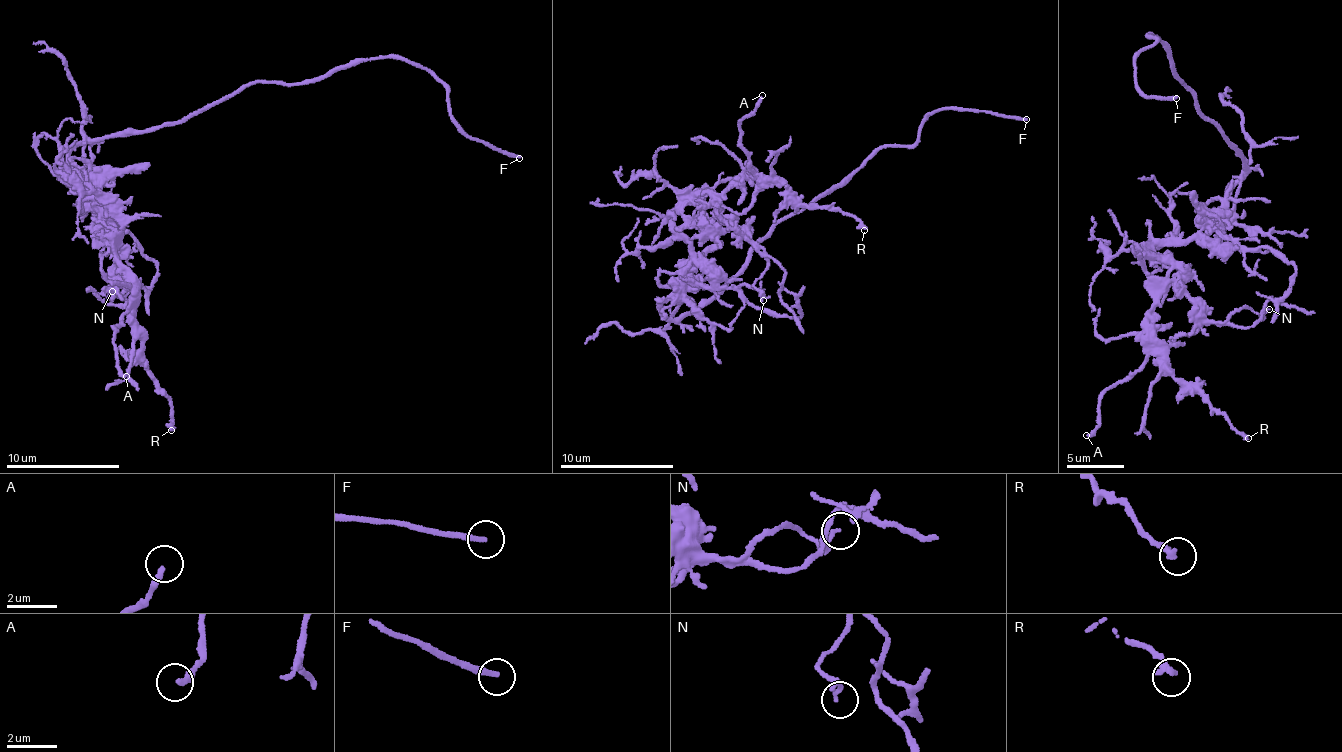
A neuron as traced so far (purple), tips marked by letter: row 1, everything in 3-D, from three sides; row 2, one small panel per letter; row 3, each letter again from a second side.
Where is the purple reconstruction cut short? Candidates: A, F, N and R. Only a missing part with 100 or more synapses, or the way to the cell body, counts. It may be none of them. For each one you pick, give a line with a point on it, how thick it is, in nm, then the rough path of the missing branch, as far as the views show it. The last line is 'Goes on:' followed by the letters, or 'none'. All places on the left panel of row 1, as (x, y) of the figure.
F: place (519, 158); calibre 240 nm
Goes on: F

